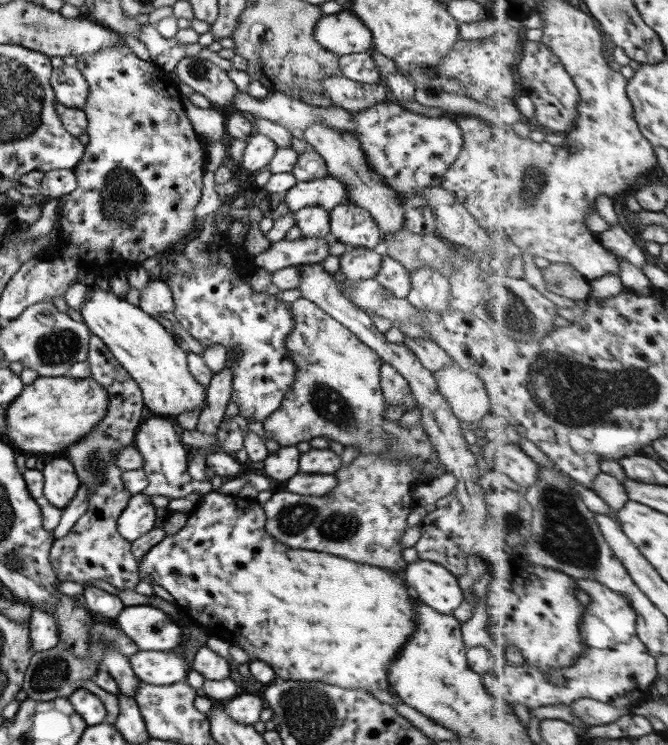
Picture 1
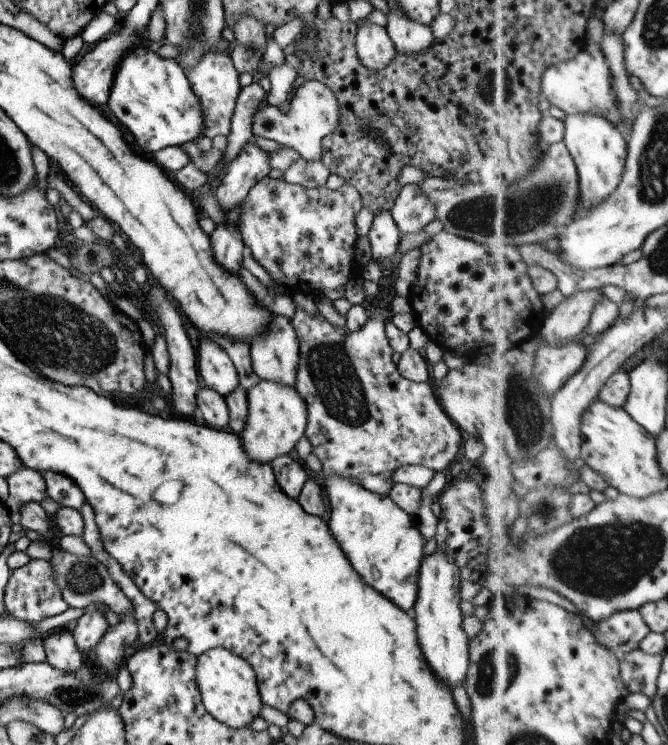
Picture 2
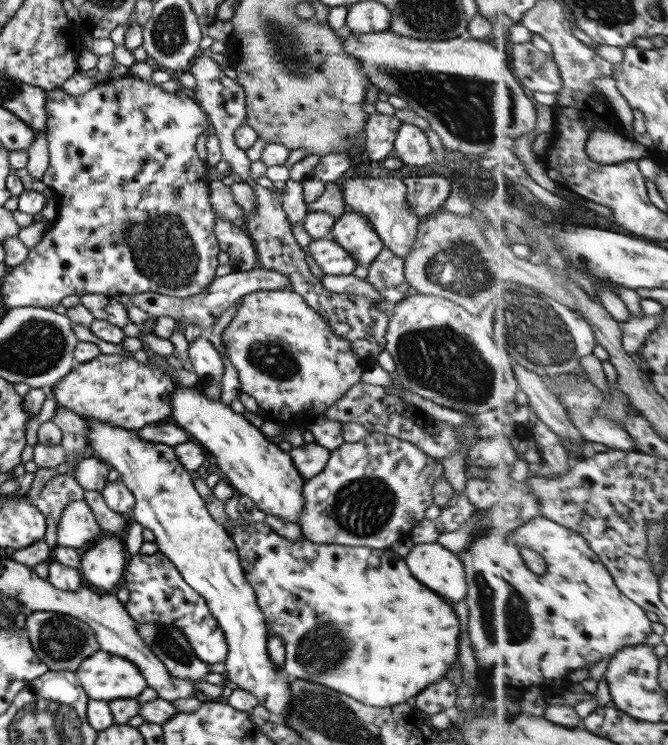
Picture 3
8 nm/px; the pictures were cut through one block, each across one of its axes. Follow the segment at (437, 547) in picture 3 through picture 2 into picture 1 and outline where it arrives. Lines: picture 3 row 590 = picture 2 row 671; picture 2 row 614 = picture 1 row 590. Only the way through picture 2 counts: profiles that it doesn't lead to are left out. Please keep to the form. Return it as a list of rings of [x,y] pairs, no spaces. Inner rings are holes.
[[[422,559],[407,564],[404,580],[417,598],[440,614],[452,615],[465,599],[458,579],[441,564]]]

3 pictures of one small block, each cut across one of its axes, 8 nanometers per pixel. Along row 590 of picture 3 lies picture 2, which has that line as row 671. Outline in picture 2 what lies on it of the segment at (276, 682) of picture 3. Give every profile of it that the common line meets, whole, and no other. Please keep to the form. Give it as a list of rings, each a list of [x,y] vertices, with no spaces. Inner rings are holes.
[[[214,647],[197,655],[196,682],[207,711],[222,724],[233,729],[250,726],[254,718],[260,717],[263,700],[254,669],[236,653],[227,648]]]

